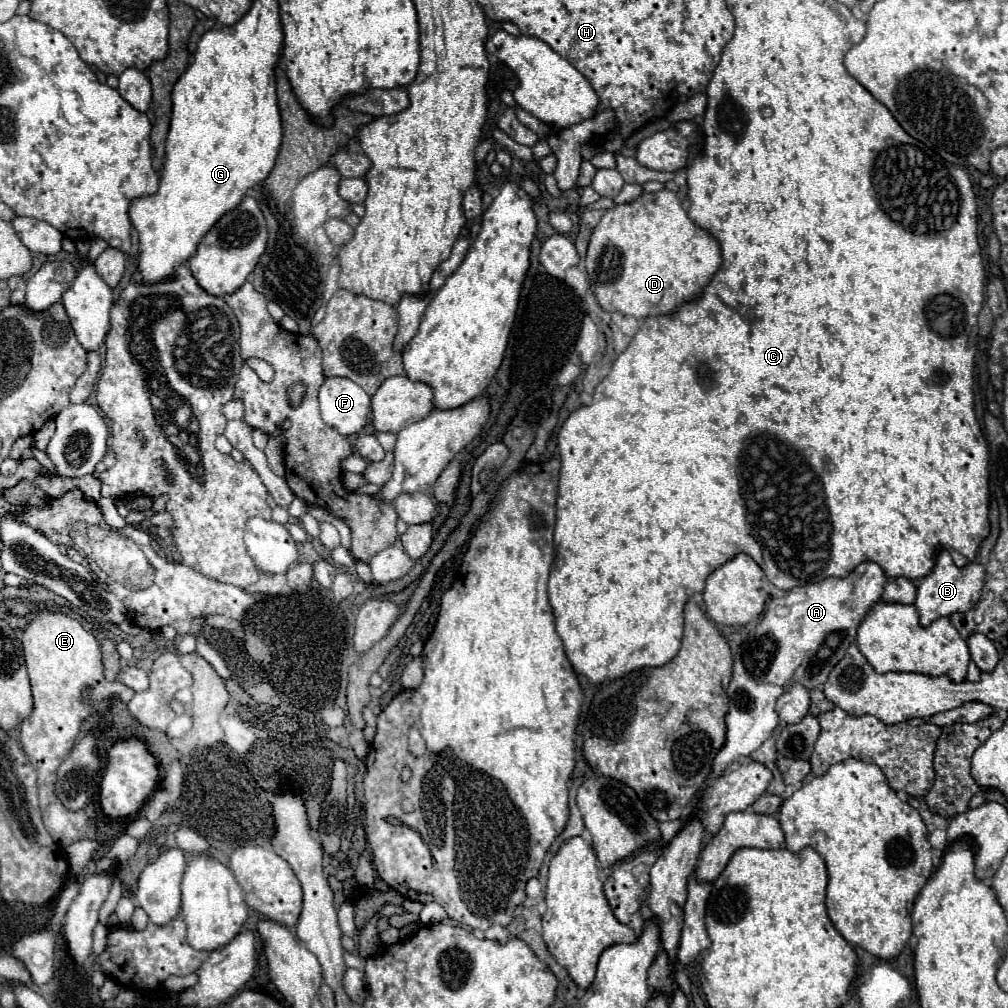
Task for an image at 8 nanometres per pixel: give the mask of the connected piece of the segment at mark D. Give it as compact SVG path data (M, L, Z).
M668 189L642 193L630 203L606 209L592 231L586 253L586 271L590 283L596 283L594 295L600 307L636 319L672 313L680 303L690 301L712 279L720 263L718 241L688 217L676 193Z

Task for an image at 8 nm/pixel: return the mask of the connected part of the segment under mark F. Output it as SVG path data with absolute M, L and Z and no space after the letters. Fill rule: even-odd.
M326 377L318 391L318 401L324 423L340 435L354 435L366 425L370 397L346 377Z

